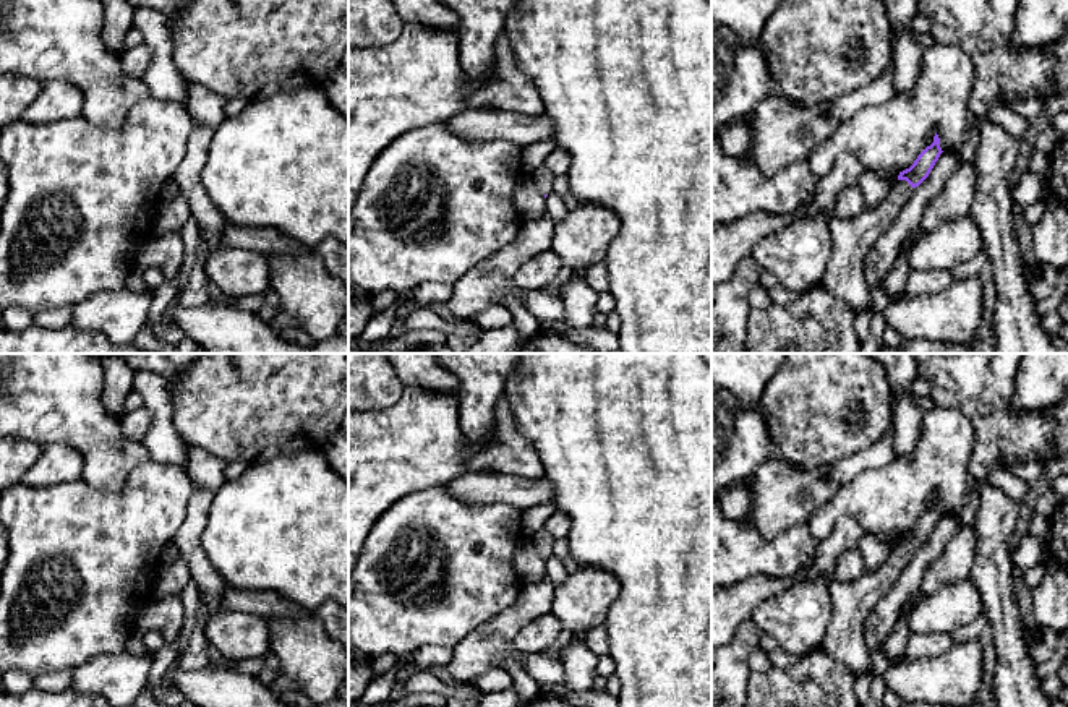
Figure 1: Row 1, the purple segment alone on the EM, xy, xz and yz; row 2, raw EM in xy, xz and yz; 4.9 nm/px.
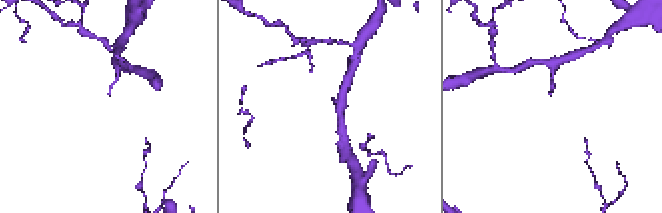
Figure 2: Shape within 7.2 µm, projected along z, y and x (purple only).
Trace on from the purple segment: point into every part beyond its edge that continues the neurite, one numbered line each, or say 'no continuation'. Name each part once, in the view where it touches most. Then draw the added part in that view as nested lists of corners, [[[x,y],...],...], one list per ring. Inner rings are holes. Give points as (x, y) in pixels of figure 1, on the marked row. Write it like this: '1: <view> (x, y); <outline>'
1: yz (845, 278); [[[896,180],[877,208],[865,208],[854,219],[830,219],[833,255],[820,285],[848,302],[856,313],[874,305],[864,272],[865,256],[895,224],[911,193],[912,186],[906,180]]]

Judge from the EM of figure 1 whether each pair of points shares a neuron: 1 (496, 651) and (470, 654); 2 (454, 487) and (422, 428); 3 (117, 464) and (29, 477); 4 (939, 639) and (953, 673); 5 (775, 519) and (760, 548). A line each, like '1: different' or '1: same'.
1: same
2: different
3: different
4: different
5: different

